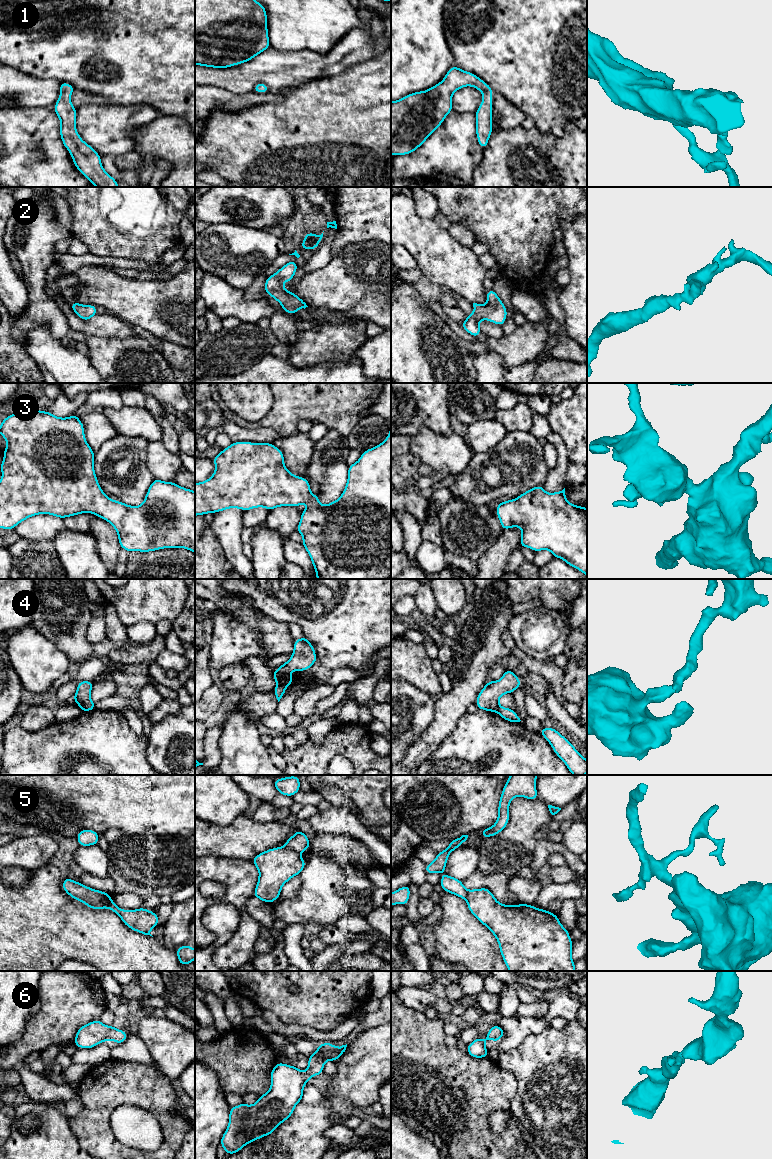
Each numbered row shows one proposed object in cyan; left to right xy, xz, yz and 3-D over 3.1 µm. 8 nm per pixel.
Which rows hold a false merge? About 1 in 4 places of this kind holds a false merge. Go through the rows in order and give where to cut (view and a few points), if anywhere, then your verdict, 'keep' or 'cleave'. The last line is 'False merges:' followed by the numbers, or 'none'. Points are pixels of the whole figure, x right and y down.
1: no cut | keep
2: no cut | keep
3: no cut | keep
4: xz (277, 684), (284, 688) | cleave
5: xz (283, 847), (299, 853) | cleave
6: no cut | keep
False merges: 4, 5

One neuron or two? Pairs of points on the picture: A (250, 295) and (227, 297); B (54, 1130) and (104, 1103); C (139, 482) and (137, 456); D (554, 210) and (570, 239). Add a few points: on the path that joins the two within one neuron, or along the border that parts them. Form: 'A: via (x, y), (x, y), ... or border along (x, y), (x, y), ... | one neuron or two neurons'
A: border along (243, 290), (243, 297), (245, 299), (266, 301) | two neurons
B: border along (69, 1119), (71, 1131), (79, 1143) | two neurons
C: via (137, 476), (137, 462) | one neuron
D: border along (576, 217), (574, 220), (562, 220), (559, 226) | two neurons

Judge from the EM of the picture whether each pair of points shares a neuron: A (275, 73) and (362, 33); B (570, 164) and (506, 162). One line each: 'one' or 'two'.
A: one
B: one

